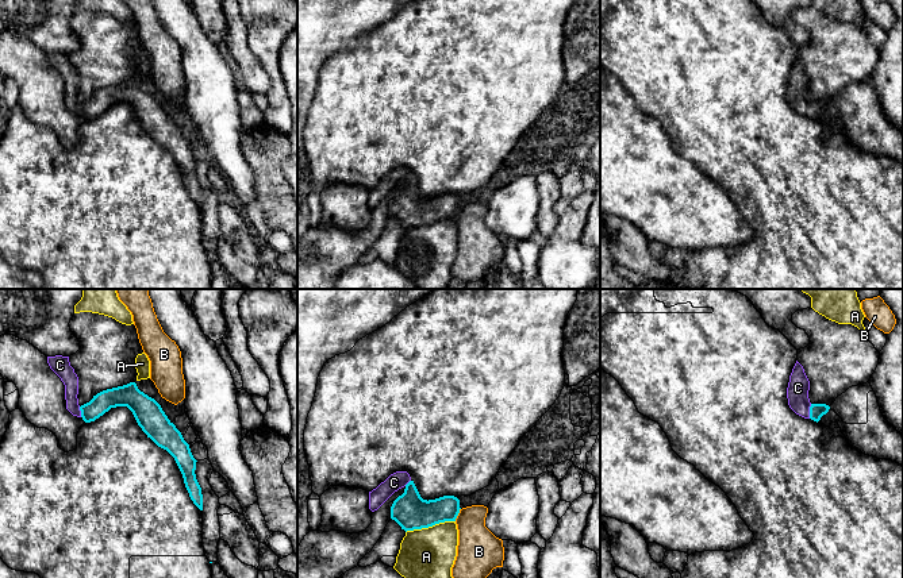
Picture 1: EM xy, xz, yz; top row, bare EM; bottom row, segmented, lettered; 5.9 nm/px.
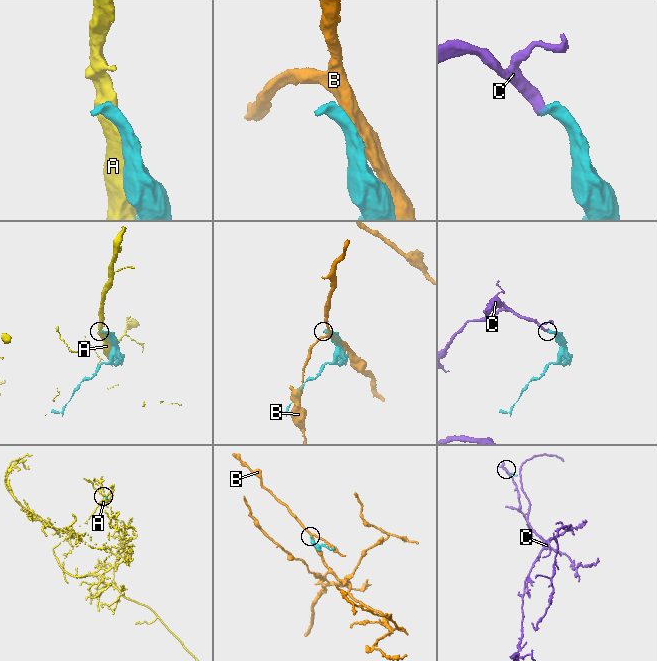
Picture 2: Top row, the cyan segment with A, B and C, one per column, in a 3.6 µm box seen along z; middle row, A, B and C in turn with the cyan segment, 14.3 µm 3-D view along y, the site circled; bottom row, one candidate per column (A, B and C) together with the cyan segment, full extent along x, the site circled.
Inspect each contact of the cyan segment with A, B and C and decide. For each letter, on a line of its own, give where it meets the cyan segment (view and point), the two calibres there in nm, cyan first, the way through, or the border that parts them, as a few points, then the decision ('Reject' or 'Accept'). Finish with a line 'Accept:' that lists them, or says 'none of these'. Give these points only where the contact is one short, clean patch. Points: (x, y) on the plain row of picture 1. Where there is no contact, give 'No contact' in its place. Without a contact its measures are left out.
A: Touches cyan at xz (430, 223). Thickness 220 nm (cyan) against 320 nm. Reject
B: Touches cyan at xz (457, 212). Thickness 190 nm (cyan) against 260 nm. Reject
C: Touches cyan at yz (810, 108). Thickness 90 nm (cyan) against 130 nm. Path across: yz (817, 108), (810, 108), (798, 96), (798, 85). Accept
Accept: C

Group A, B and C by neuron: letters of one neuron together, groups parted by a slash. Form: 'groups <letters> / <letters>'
groups A / B / C

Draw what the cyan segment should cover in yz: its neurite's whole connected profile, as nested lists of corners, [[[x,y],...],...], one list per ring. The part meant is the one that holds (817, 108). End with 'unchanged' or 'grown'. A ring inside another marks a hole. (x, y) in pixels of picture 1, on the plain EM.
[[[796,58],[787,85],[789,105],[804,116],[819,119],[830,107],[826,101],[811,101],[808,96],[810,78],[803,63]]] | grown

